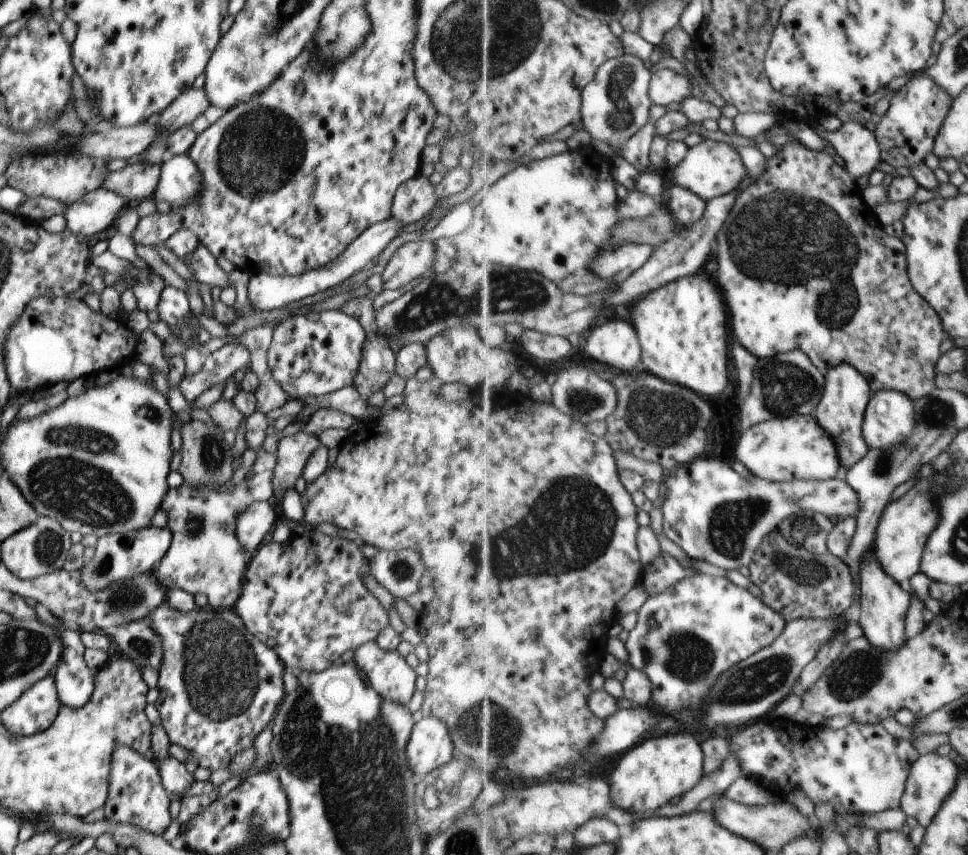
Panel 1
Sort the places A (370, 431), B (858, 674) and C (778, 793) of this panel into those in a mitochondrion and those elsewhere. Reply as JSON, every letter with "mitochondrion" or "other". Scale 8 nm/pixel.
{"A":"other","B":"mitochondrion","C":"other"}

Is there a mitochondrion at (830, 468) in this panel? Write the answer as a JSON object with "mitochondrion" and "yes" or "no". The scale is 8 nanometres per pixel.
{"mitochondrion":"no"}

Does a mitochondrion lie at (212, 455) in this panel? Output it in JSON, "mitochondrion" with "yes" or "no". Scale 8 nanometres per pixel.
{"mitochondrion":"yes"}

